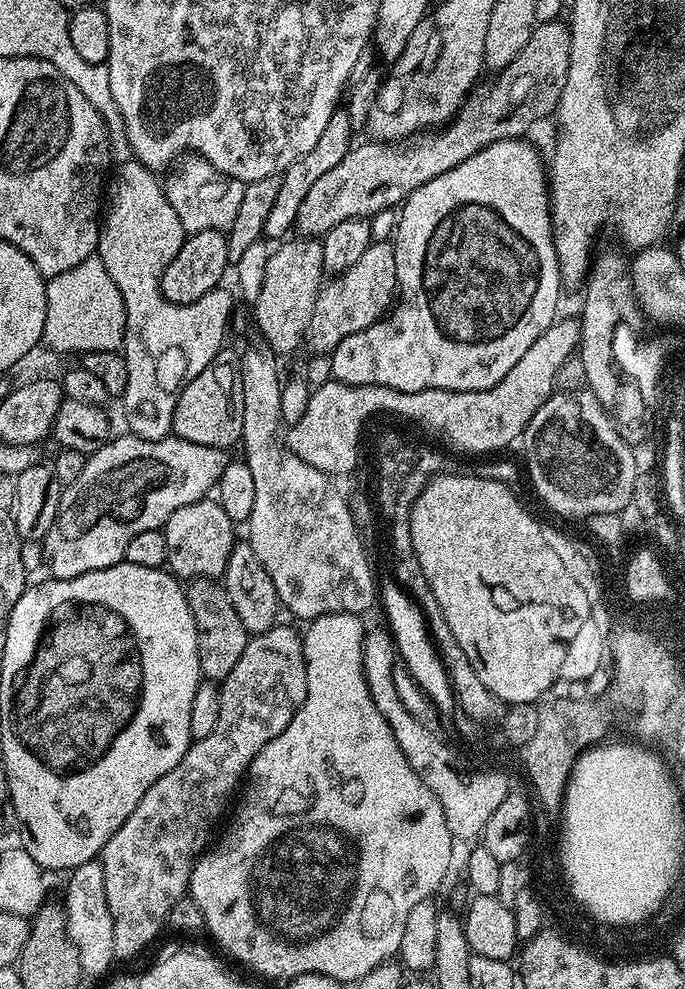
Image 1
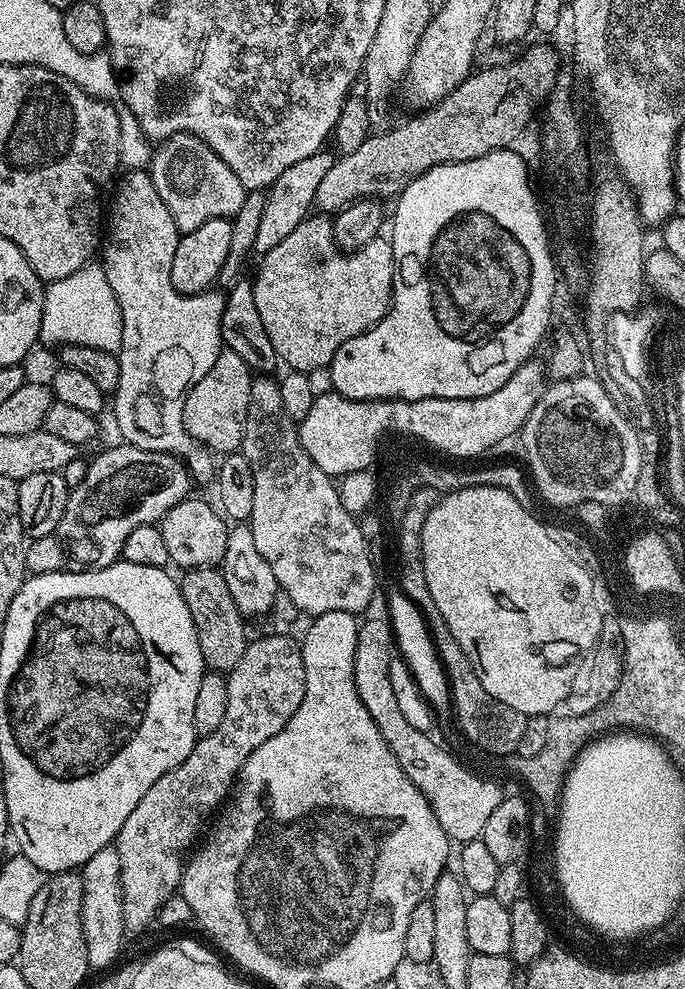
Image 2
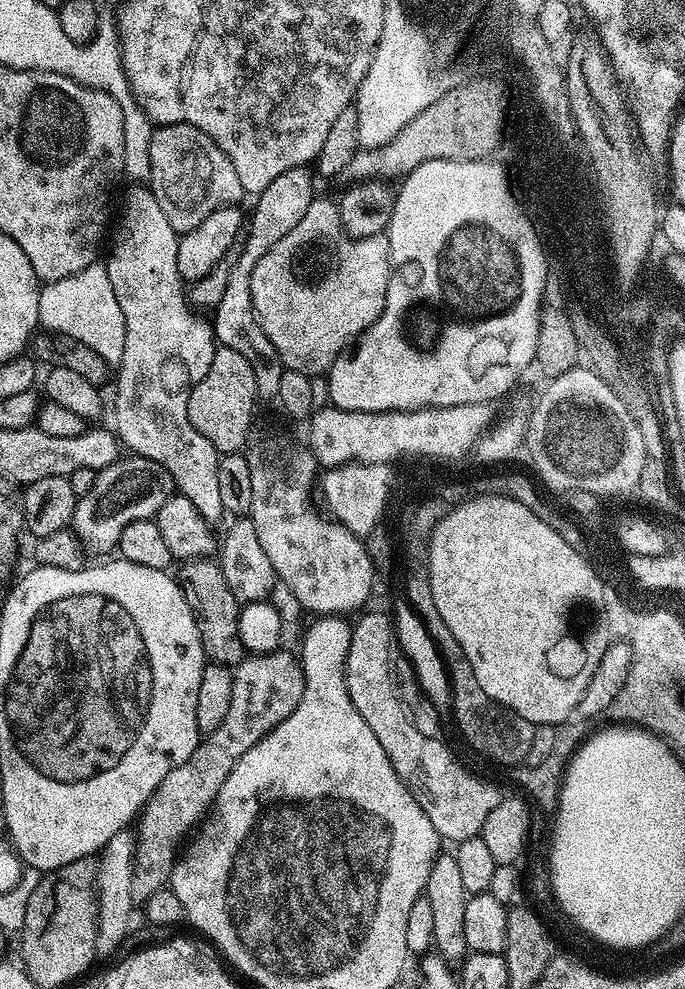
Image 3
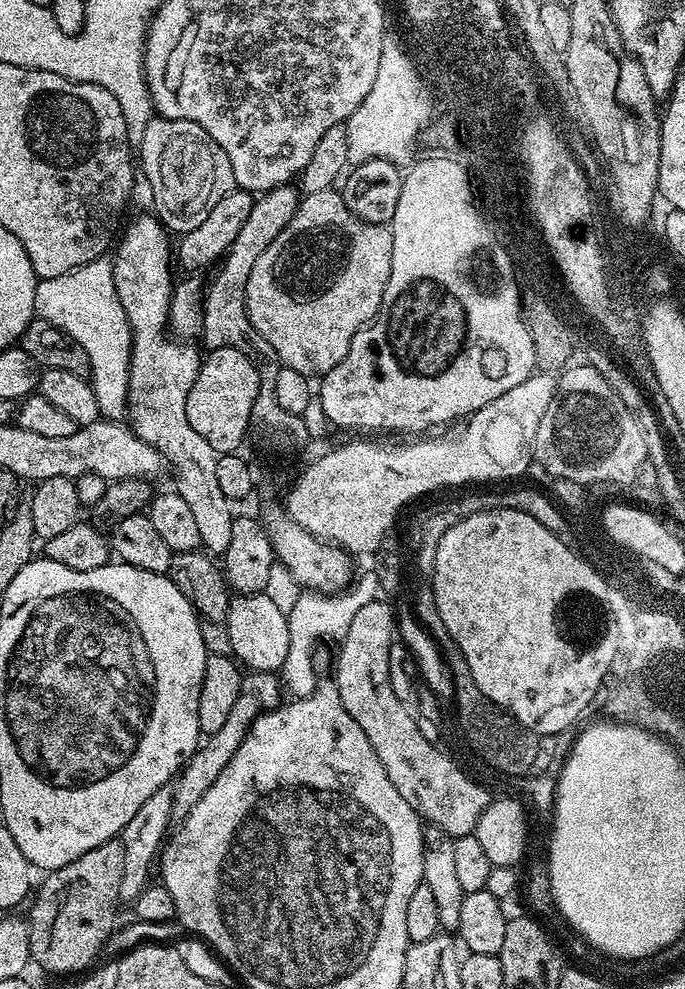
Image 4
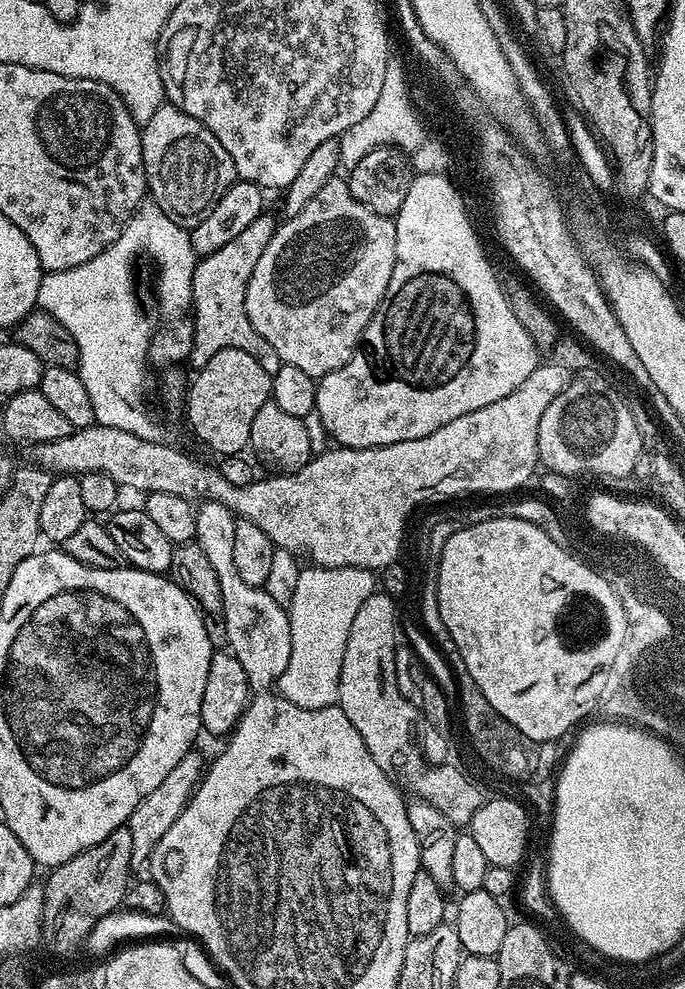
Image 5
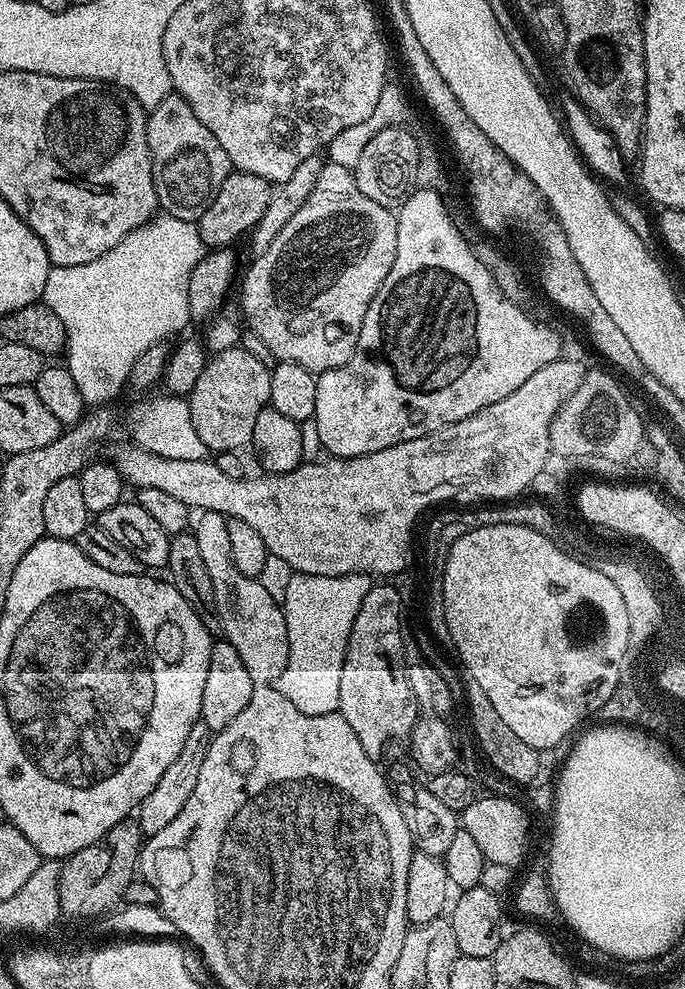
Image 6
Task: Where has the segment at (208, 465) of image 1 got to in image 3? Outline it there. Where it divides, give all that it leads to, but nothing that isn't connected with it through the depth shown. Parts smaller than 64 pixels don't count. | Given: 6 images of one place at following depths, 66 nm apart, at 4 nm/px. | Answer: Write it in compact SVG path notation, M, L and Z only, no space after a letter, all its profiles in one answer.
M125 455L96 473L92 489L77 499L70 527L89 553L113 551L130 522L153 519L173 492L172 476L162 465L145 456Z

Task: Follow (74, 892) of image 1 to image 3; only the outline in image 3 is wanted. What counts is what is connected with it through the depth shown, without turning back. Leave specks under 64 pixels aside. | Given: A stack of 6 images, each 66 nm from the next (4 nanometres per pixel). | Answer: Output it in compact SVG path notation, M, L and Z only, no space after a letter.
M125 830L114 834L99 853L96 865L96 891L100 897L100 913L96 916L96 950L101 957L108 956L128 936L132 924L132 907L138 904L134 895L134 870L136 869L136 832Z

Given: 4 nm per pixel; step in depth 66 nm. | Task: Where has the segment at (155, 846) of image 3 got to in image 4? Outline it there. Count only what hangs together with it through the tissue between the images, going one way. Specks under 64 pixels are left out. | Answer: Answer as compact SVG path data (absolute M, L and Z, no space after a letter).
M249 671L241 679L238 699L230 709L230 718L226 718L222 730L218 730L218 734L207 737L178 773L178 779L172 788L172 811L177 817L187 816L198 802L198 798L202 798L202 794L206 794L206 790L210 790L210 786L214 784L218 774L222 774L222 770L226 768L230 758L234 758L234 754L238 752L238 746L242 746L246 734L252 729L252 723L264 713L281 707L280 692L282 693L282 681L275 672Z

